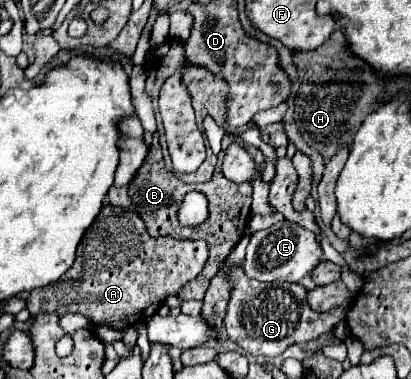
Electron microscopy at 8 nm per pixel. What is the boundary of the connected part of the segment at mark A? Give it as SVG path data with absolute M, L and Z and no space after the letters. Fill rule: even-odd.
M103 205L97 219L85 231L73 267L61 275L59 281L31 291L27 309L37 313L81 313L95 325L107 325L123 331L127 325L149 319L165 303L169 295L195 279L205 261L209 249L205 241L175 241L171 237L153 239L139 215L129 209Z

